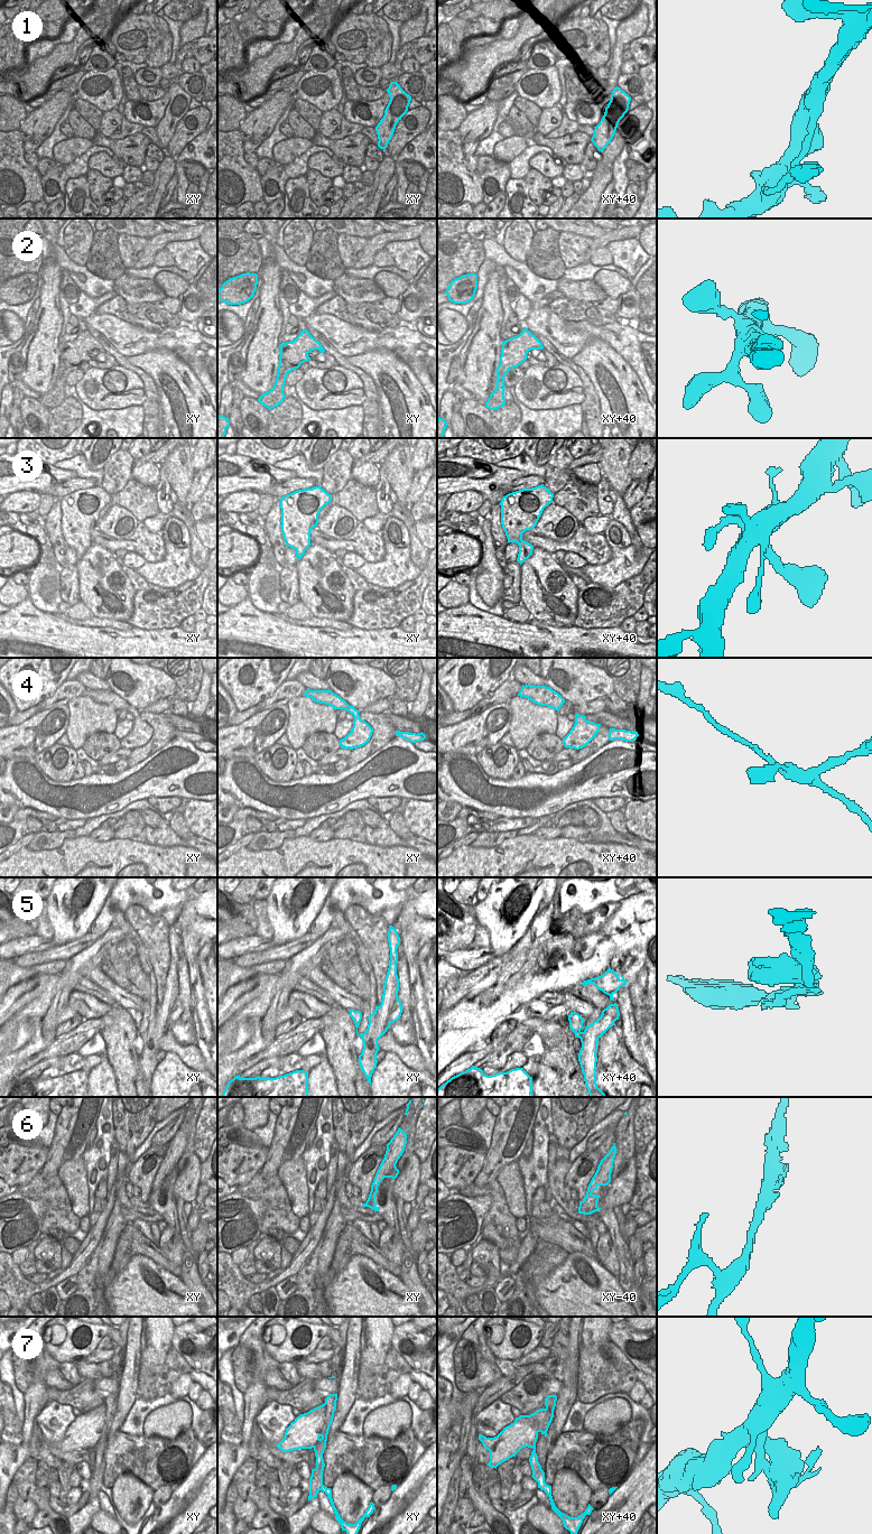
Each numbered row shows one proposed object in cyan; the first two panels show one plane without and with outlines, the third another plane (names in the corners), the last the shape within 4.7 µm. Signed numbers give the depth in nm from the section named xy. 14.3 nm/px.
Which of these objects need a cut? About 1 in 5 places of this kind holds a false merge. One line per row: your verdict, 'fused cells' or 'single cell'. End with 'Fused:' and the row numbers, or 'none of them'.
1: single cell
2: single cell
3: single cell
4: single cell
5: fused cells
6: single cell
7: fused cells
Fused: 5, 7

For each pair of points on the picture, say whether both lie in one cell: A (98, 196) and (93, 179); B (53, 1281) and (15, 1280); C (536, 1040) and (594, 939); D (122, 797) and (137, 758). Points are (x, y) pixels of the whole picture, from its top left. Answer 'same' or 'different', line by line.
A: same
B: same
C: different
D: different

